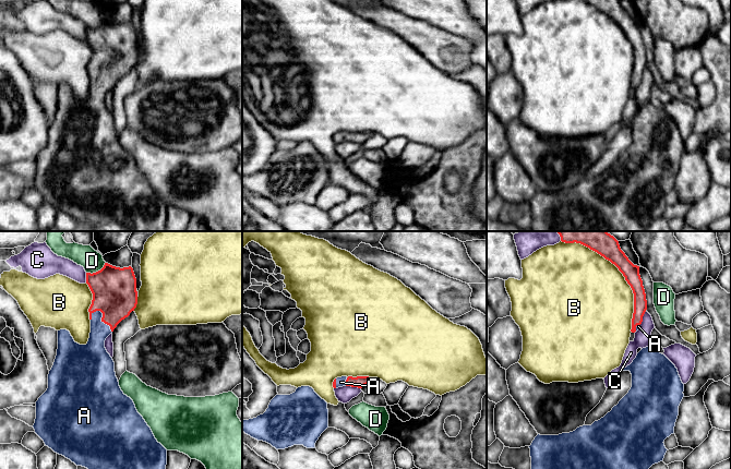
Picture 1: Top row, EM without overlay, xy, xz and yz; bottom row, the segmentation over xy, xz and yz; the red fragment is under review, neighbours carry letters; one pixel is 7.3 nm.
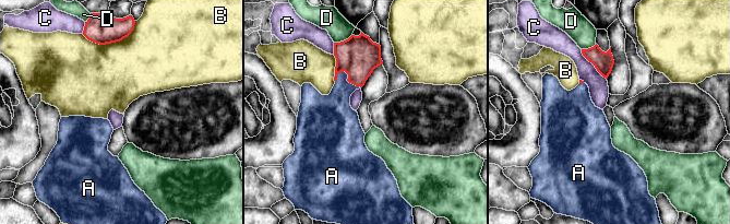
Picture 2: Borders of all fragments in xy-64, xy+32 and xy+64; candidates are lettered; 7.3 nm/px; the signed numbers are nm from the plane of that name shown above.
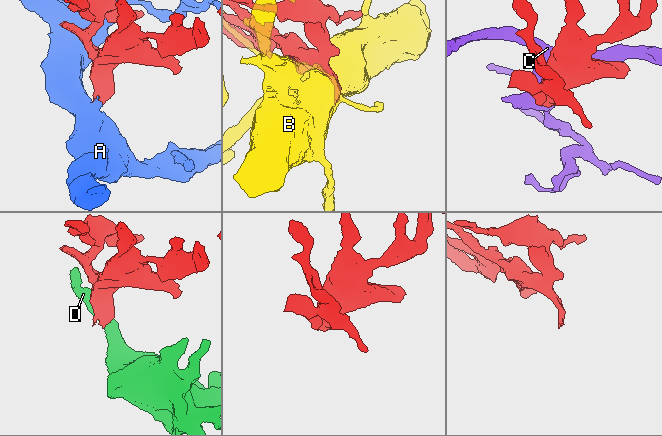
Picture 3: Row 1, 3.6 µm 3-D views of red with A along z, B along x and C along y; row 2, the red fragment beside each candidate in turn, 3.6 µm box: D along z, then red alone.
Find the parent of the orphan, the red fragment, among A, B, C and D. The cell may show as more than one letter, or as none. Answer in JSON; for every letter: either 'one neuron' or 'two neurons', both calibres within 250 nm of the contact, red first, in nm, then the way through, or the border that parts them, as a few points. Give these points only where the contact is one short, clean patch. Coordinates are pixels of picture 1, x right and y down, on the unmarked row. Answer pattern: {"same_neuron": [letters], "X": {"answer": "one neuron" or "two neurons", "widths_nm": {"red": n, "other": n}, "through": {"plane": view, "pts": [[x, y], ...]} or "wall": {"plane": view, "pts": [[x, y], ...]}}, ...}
{"same_neuron": ["A"], "A": {"answer": "one neuron", "widths_nm": {"red": 320, "other": 160}, "through": {"plane": "xy", "pts": [[114, 45], [114, 56], [102, 73], [102, 82], [94, 106]]}}, "B": {"answer": "two neurons", "widths_nm": {"red": 130, "other": 500}}, "C": {"answer": "two neurons", "widths_nm": {"red": 90, "other": 120}}, "D": {"answer": "two neurons", "widths_nm": {"red": 320, "other": 160}, "wall": {"plane": "xy", "pts": [[105, 17], [99, 25], [86, 28]]}}}

